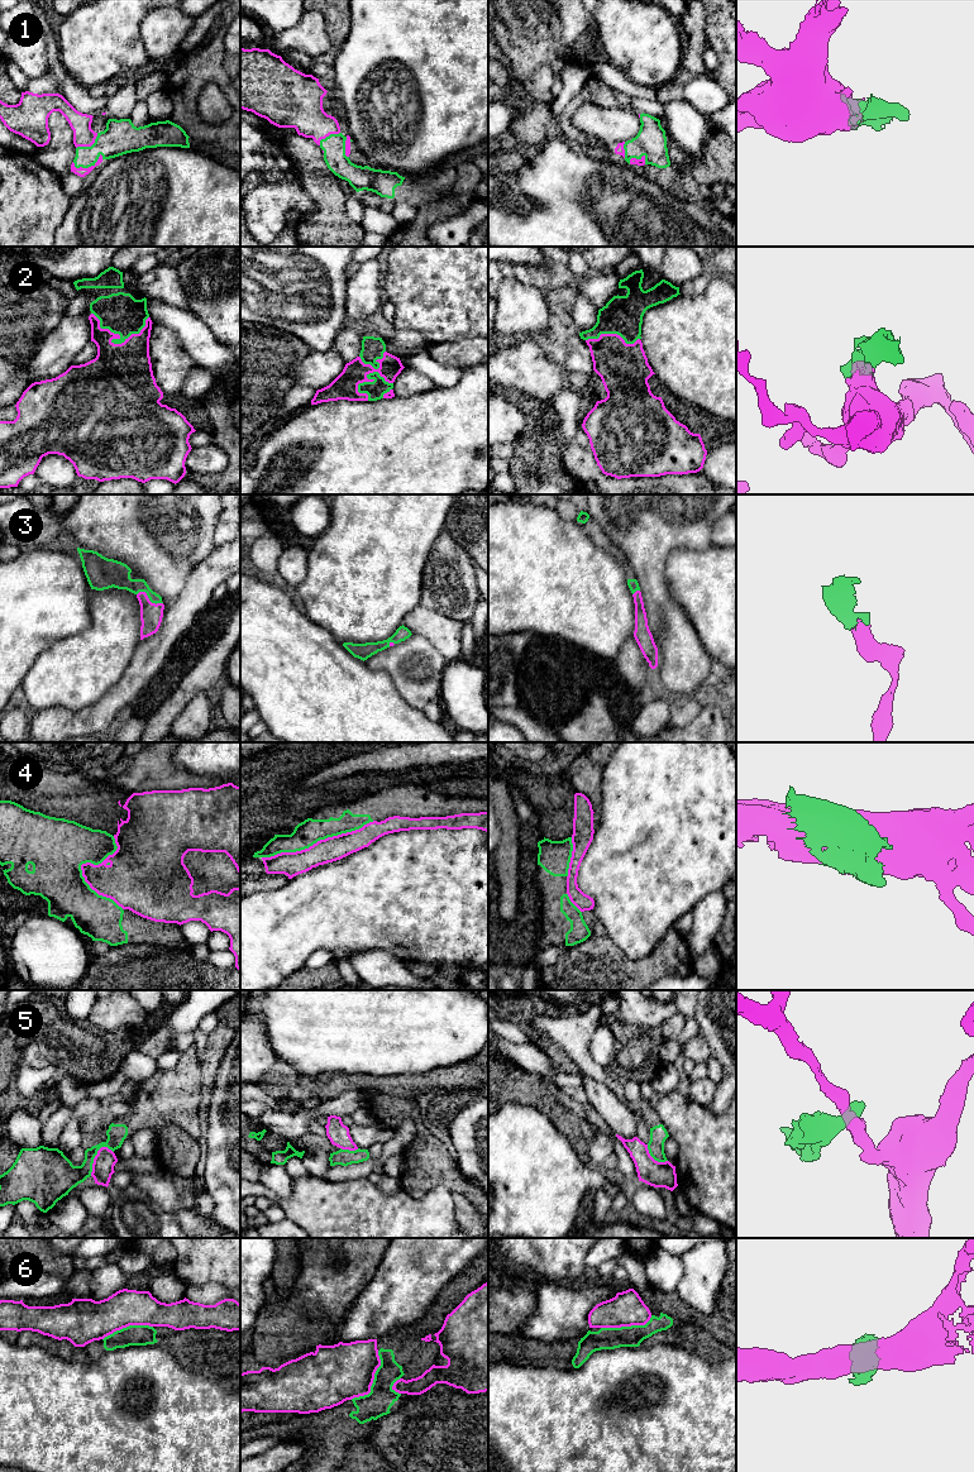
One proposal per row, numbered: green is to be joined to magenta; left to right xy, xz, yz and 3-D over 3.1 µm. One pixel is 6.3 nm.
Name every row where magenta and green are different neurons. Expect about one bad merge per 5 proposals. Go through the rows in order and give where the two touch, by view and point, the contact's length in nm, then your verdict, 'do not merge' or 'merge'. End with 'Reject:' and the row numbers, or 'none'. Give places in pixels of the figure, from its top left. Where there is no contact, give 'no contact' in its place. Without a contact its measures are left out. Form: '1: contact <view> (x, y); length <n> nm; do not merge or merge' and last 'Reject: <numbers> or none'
1: contact xy (89, 167); length 200 nm; merge
2: contact xz (367, 378); length 340 nm; merge
3: contact xy (148, 598); length 180 nm; merge
4: contact xz (318, 841); length 750 nm; do not merge
5: contact xy (94, 1159); length 220 nm; do not merge
6: contact xz (372, 1381); length 360 nm; do not merge
Reject: 4, 5, 6

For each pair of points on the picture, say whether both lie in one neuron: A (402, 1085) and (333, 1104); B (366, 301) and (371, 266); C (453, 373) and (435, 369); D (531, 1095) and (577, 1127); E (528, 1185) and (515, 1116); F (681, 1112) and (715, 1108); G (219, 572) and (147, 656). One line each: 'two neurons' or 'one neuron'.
A: two neurons
B: one neuron
C: one neuron
D: one neuron
E: one neuron
F: two neurons
G: one neuron

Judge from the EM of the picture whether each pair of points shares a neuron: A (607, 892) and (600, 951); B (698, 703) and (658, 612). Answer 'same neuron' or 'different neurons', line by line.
A: different neurons
B: different neurons

